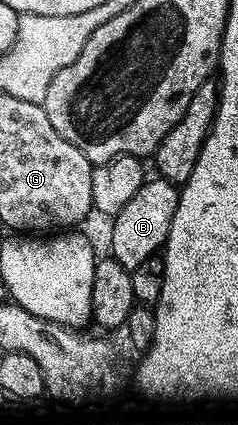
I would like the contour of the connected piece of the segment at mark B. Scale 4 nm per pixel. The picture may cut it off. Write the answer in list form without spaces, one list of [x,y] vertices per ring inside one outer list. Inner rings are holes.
[[[163,179],[155,180],[145,180],[144,185],[138,187],[134,199],[130,199],[130,203],[126,203],[126,207],[122,207],[122,211],[118,211],[111,222],[111,256],[129,271],[138,267],[138,263],[150,259],[150,255],[163,250],[170,235],[170,223],[174,223],[174,211],[178,211],[180,189]]]

